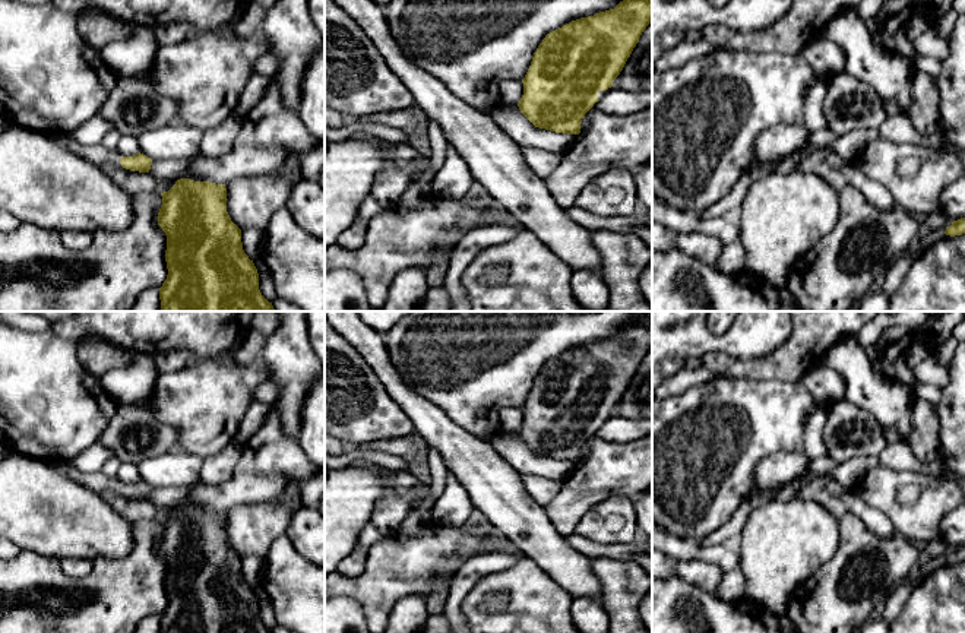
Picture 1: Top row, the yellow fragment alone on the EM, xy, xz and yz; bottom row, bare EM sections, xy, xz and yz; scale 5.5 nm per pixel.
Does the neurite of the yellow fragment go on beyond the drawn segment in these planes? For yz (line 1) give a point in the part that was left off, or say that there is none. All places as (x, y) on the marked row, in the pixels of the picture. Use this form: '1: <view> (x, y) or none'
1: none

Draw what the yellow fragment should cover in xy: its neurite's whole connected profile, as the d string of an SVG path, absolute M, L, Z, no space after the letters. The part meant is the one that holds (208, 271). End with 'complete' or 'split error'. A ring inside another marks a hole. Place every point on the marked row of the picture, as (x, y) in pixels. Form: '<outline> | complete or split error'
M180 178L161 193L158 225L167 235L168 275L159 311L275 311L259 289L259 273L243 250L241 230L227 212L225 184Z | complete

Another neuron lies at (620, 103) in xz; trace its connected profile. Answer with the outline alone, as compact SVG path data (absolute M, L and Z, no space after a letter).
M610 89L582 118L580 132L586 130L592 113L629 115L652 105L652 92L630 94L626 91Z

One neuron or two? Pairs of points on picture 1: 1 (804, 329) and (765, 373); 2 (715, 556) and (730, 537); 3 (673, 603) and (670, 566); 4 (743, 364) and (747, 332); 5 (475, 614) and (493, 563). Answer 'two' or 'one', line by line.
1: one
2: two
3: two
4: two
5: two

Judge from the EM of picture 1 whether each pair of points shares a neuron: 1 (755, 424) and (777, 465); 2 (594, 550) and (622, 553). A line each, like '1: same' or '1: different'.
1: different
2: same

